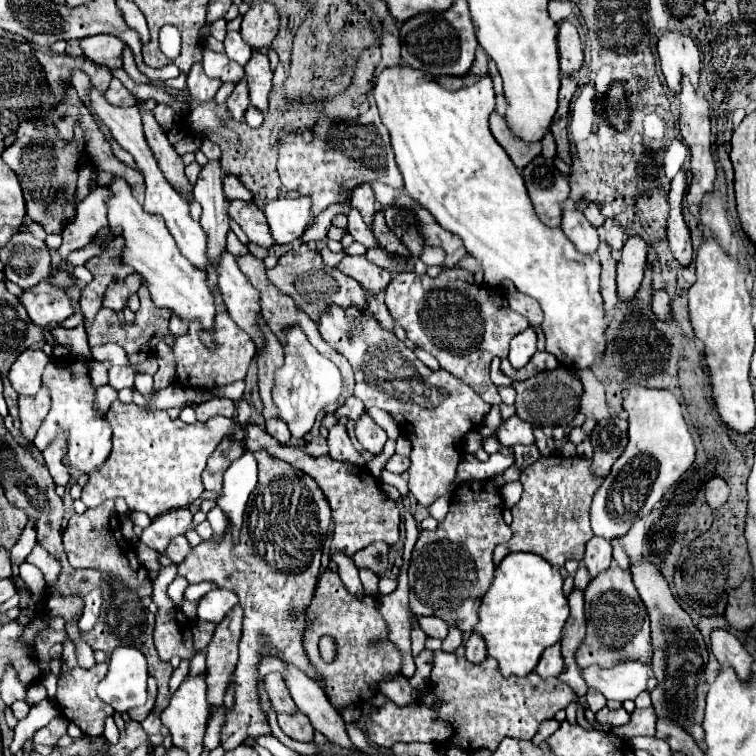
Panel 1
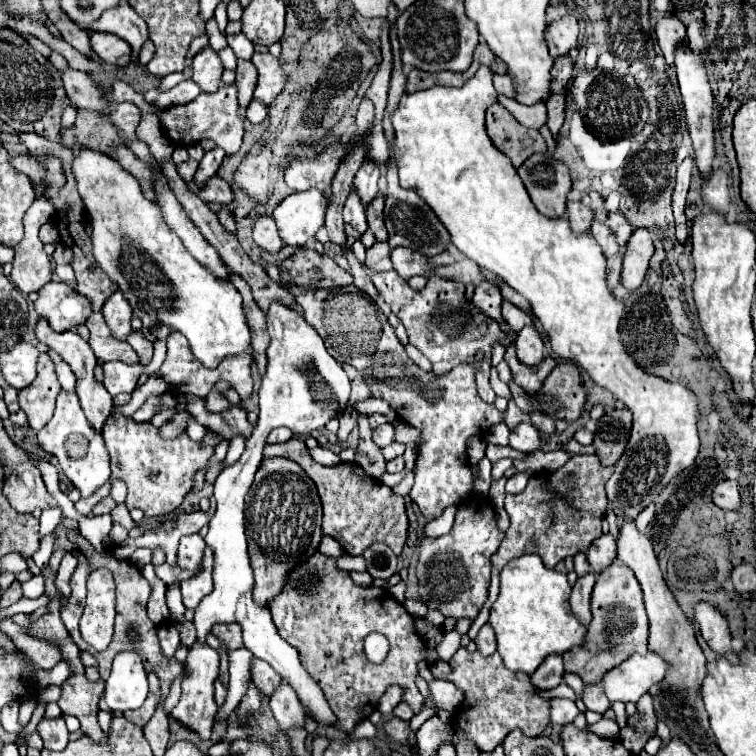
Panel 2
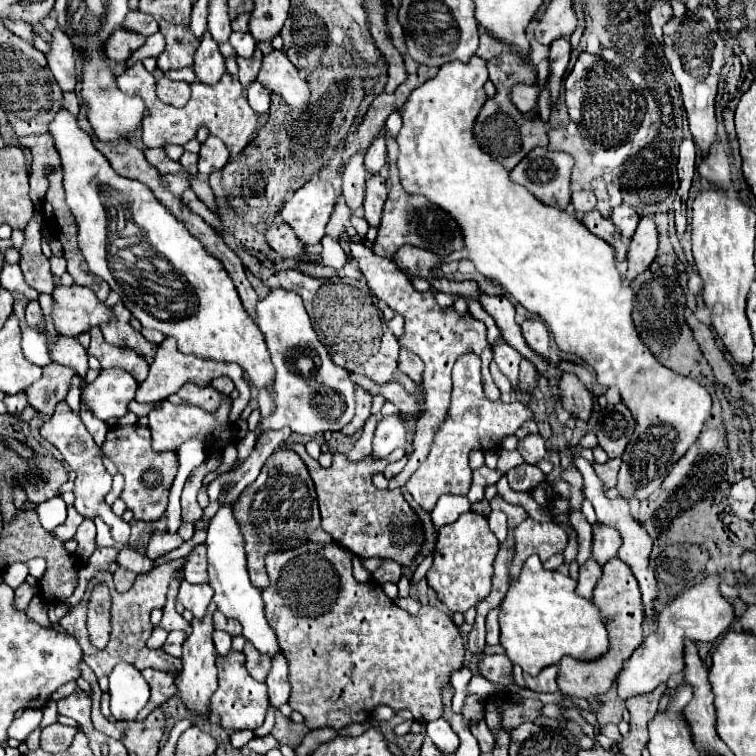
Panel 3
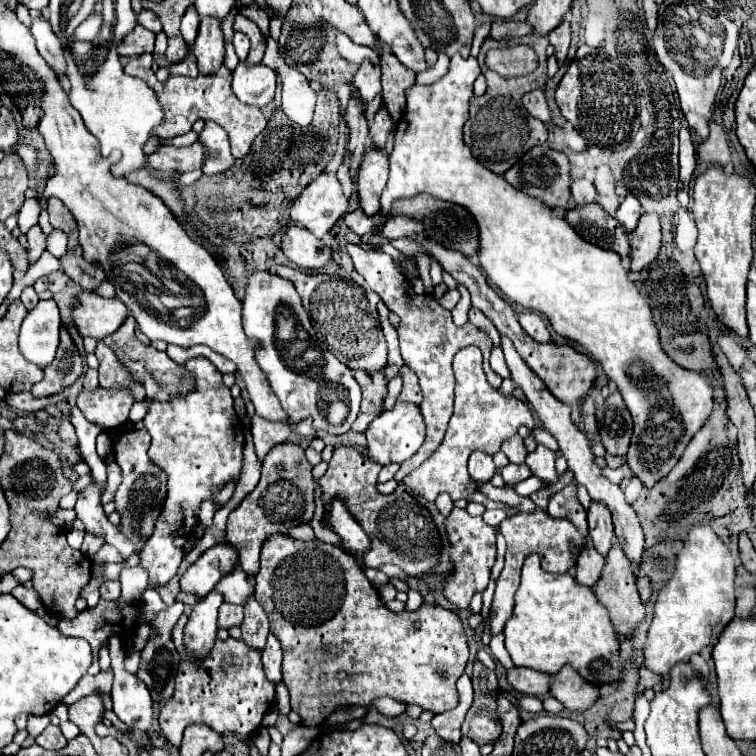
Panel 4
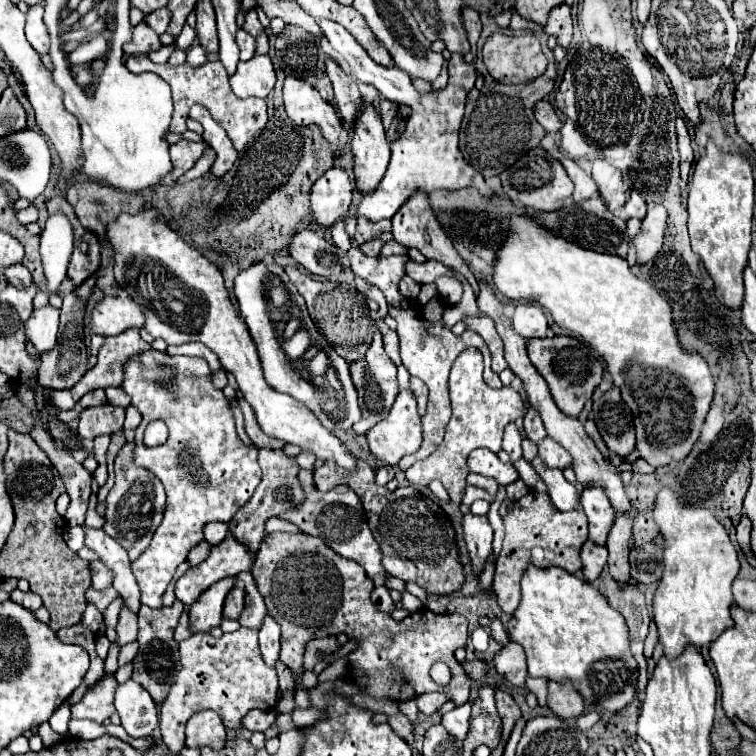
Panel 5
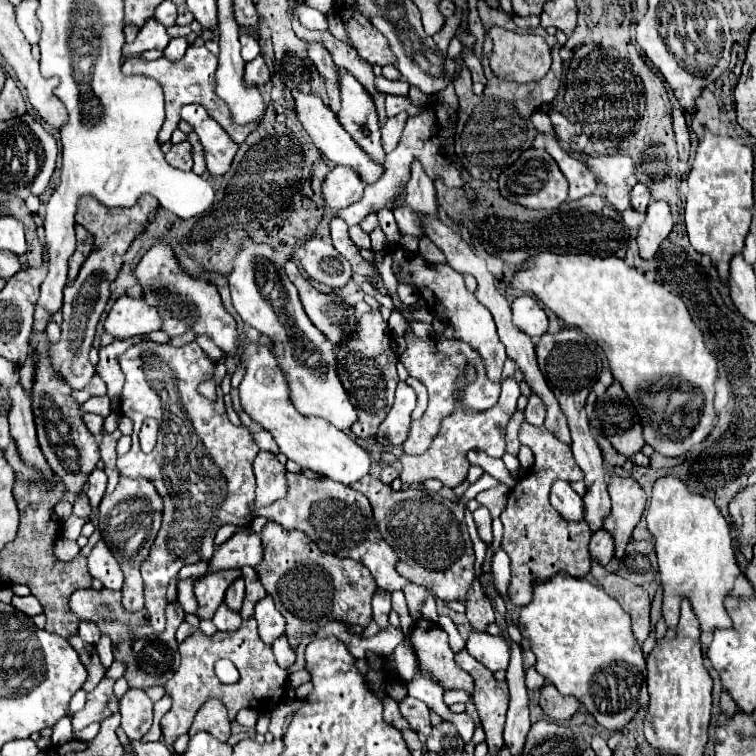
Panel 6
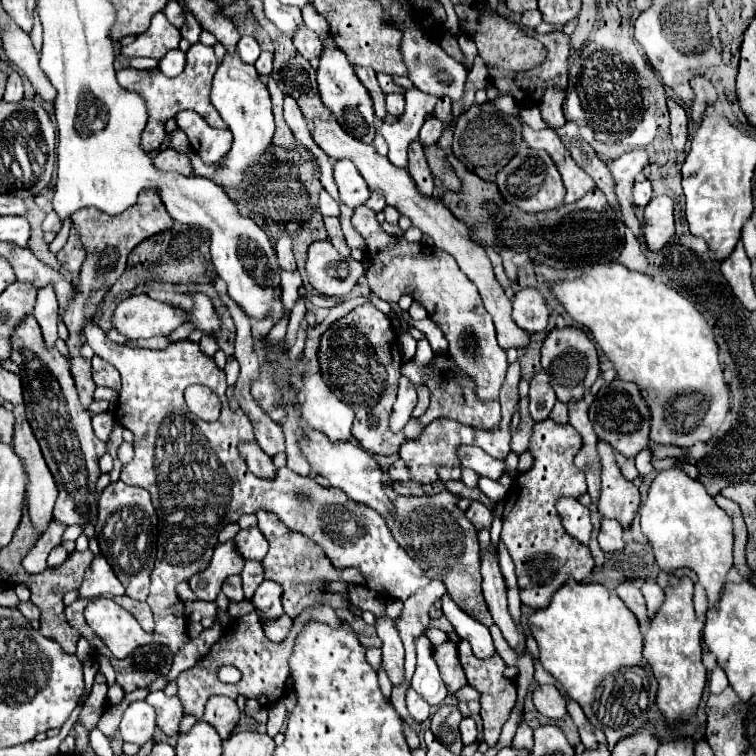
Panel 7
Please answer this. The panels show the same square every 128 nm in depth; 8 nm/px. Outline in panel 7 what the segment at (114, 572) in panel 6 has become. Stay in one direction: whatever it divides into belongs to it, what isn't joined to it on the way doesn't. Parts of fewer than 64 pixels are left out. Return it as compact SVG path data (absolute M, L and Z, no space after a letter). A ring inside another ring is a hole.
M104 556L94 558L92 568L88 568L88 576L84 576L84 582L78 590L78 598L98 598L98 596L122 596L124 586L112 572L110 564L104 560Z

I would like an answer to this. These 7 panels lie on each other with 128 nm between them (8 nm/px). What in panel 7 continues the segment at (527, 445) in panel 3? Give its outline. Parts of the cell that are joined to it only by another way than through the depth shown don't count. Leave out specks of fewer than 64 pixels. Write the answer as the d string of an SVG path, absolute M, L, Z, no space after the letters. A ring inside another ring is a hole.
M560 498L556 506L568 534L574 536L584 546L588 546L592 538L592 530L594 530L592 520L590 520L590 510L582 506L576 498Z

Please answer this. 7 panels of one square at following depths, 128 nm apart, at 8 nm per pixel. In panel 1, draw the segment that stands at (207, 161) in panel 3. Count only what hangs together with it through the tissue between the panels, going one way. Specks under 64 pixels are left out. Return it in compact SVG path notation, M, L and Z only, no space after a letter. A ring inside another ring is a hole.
M208 160L194 184L194 200L202 204L200 226L208 232L208 252L220 256L226 248L228 226L228 200L222 192L222 168L218 160Z

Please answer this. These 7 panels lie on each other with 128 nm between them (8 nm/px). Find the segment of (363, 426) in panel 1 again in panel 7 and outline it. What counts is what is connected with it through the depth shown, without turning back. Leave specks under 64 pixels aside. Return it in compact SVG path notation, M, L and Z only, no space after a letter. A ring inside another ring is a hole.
M402 376L398 386L398 400L394 404L394 412L390 416L390 426L394 430L402 430L406 422L412 418L412 410L416 406L416 386L410 378Z

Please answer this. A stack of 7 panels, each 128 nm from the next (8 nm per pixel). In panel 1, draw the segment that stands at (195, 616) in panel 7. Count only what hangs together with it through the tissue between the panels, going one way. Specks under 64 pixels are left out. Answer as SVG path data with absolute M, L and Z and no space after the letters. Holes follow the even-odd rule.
M176 536L176 538L170 542L170 546L168 546L168 550L166 550L166 556L168 556L174 564L182 564L184 558L186 558L190 552L192 552L190 542L188 542L184 536Z

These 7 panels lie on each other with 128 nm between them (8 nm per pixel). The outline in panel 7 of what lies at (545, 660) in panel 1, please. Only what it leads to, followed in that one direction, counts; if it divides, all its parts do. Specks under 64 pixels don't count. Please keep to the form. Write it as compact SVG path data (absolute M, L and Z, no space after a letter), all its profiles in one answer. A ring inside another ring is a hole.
M448 594L442 596L442 610L444 610L446 618L450 620L450 624L454 626L454 632L462 640L470 642L472 652L478 658L488 658L488 656L492 656L492 652L496 652L488 628L484 628L480 622L472 620L472 616L468 616L464 610L460 610Z

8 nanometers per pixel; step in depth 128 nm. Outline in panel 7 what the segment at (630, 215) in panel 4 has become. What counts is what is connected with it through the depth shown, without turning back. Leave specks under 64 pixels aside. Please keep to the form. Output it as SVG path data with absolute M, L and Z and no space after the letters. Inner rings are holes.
M646 178L638 180L634 184L634 204L640 206L640 208L644 208L650 202L650 198L652 198L652 186L650 186L650 182Z

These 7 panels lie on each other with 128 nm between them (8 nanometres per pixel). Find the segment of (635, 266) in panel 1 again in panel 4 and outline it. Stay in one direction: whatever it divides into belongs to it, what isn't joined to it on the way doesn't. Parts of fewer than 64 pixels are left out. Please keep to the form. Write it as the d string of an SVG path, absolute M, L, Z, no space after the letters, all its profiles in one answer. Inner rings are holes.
M642 214L636 230L632 232L630 240L630 258L632 258L632 272L642 270L648 266L660 250L660 218L658 214Z

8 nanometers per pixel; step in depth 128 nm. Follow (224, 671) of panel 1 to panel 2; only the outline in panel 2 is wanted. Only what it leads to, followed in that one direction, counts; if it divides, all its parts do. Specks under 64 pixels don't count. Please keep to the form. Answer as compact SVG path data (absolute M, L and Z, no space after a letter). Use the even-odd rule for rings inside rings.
M214 624L212 634L222 638L230 650L242 646L242 636L240 636L240 626L238 624Z

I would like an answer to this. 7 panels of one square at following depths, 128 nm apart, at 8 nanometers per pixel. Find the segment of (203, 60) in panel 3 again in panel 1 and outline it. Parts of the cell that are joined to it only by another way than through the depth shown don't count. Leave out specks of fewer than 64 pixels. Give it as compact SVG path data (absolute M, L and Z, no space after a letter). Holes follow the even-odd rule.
M194 64L192 70L188 72L188 80L186 86L190 90L190 96L196 102L204 102L204 100L212 100L216 90L222 86L222 82L218 78L210 78L204 74L202 64Z

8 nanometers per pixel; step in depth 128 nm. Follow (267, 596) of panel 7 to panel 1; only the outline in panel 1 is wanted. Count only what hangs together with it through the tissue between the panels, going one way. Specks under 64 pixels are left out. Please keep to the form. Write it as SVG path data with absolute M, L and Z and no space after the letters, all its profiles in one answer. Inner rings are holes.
M296 710L294 714L278 712L278 724L294 740L312 742L312 738L314 738L314 728L312 728L308 716L304 716L300 710Z

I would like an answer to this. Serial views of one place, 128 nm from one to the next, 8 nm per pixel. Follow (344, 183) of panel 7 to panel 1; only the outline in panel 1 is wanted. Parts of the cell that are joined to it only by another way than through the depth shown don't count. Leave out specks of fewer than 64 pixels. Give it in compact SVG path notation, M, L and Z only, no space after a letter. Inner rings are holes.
M278 198L264 206L272 238L278 244L294 244L314 224L312 198Z

